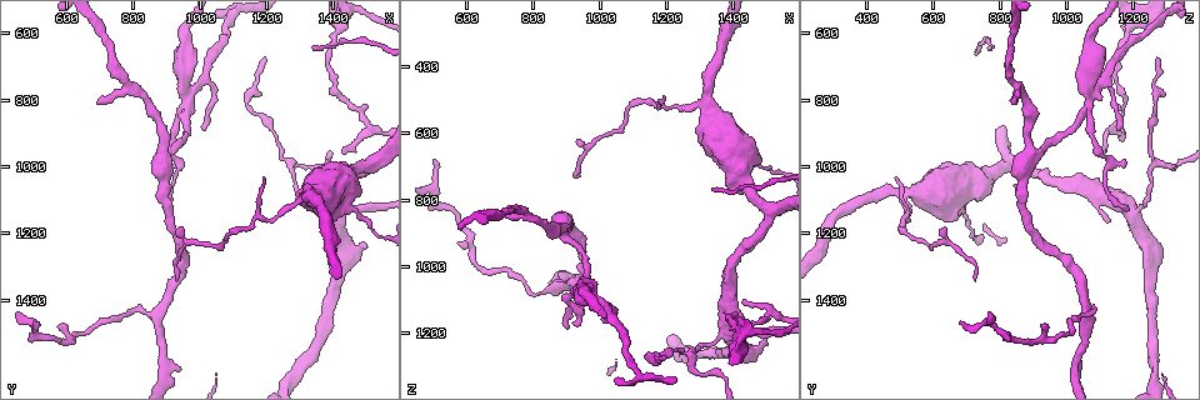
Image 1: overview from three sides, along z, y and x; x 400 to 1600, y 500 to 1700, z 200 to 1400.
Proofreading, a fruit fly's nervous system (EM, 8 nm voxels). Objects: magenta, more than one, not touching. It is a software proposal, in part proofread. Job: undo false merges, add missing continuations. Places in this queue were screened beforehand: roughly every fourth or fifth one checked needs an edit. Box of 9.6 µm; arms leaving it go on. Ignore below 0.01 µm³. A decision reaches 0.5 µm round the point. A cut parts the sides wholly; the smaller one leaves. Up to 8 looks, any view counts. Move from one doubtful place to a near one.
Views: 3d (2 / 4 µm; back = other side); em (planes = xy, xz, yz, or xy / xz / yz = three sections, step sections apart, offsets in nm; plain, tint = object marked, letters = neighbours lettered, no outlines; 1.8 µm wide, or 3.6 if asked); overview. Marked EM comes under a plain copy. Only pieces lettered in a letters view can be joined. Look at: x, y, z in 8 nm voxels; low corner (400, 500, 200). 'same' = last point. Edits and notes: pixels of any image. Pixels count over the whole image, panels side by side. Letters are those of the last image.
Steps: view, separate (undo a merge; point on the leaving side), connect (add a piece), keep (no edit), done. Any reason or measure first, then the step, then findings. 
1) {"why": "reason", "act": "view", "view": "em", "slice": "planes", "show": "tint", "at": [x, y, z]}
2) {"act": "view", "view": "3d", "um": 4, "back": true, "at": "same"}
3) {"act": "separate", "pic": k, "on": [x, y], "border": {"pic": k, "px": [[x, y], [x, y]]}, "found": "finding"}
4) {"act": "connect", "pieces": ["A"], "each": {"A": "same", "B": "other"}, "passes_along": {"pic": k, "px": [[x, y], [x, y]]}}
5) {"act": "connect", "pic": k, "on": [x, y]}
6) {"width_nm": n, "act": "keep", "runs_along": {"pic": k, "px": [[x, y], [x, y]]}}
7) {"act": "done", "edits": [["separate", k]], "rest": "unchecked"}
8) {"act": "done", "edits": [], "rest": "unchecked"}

{"why": "two arms in line, one across", "act": "view", "view": "3d", "um": 2, "back": true, "at": [1270, 990, 1260]}

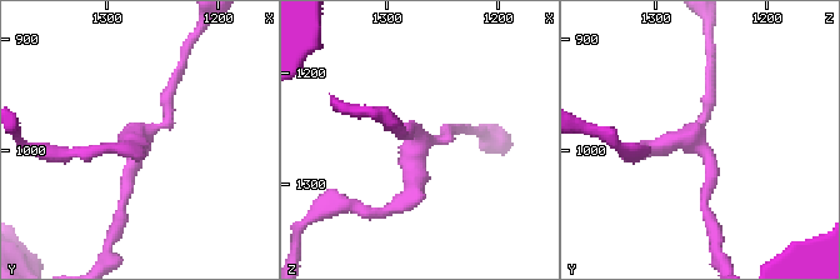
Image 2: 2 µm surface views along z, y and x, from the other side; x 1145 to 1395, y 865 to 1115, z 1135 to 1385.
{"act": "view", "view": "em", "slice": "xy", "step": 4, "show": "letters", "at": [1268, 988, 1260]}

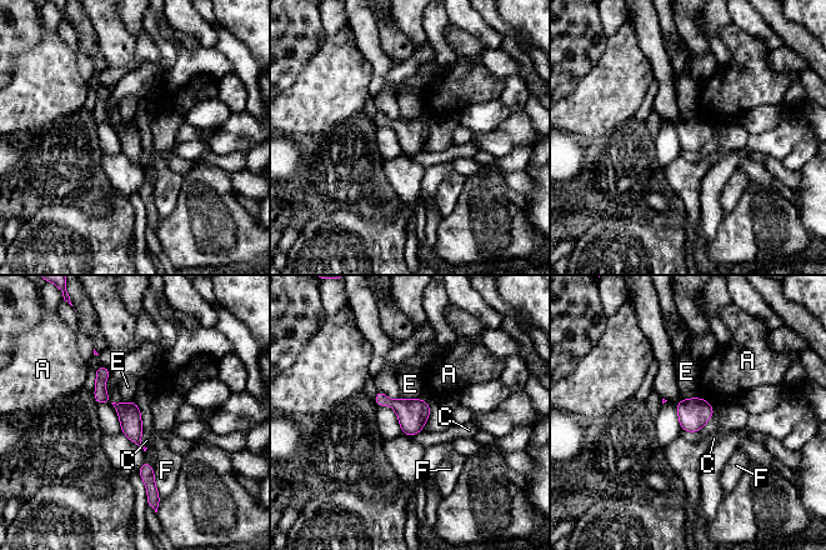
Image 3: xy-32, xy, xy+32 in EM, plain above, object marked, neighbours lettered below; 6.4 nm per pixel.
{"act": "keep", "each": {"A": "other", "C": "other", "E": "other", "F": "other"}, "border": {"pic": 3, "px": [[133, 401], [139, 409], [144, 431]]}, "found": "one neuron here"}

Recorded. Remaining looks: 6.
{"why": "four or more arms meet", "act": "view", "view": "em", "slice": "planes", "show": "letters", "at": [960, 770, 1070]}

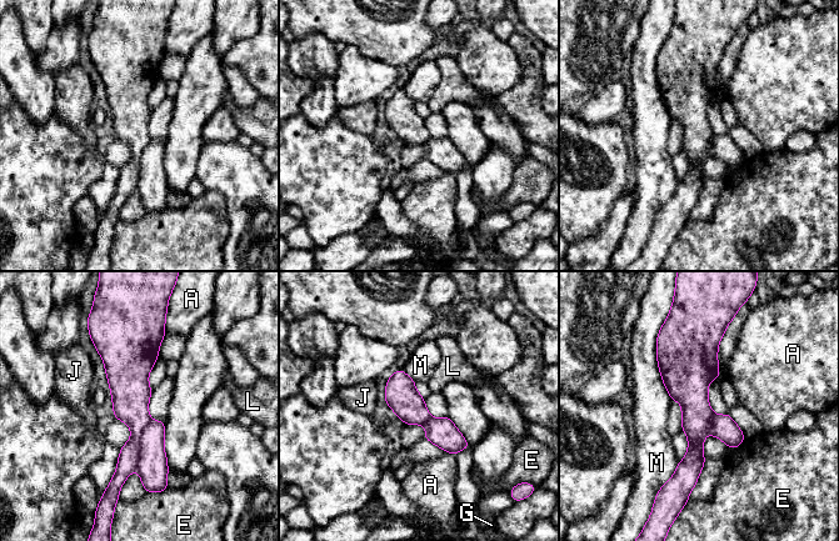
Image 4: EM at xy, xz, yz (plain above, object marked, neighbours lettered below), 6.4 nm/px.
{"width_nm": 200, "act": "separate", "pic": 4, "on": [130, 406], "each": {"A": "other", "E": "other", "G": "other", "J": "other", "L": "other", "M": "other"}, "part_leaving": {"pic": 4, "px": [[133, 336], [135, 439], [116, 482]]}, "found": "a second neuron is stuck on"}

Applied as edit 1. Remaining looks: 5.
{"why": "calibre changes", "act": "view", "view": "3d", "um": 4, "at": [1340, 1080, 530]}

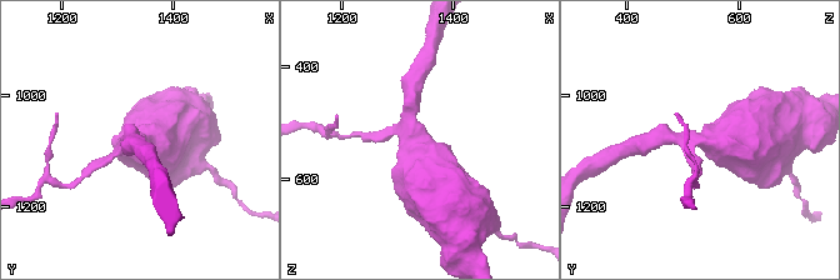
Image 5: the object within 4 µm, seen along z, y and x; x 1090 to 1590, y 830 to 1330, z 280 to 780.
{"why": "need the tissue", "act": "view", "view": "em", "um": 3.6, "slice": "xz", "step": 4, "show": "letters", "at": [1330, 1080, 530]}

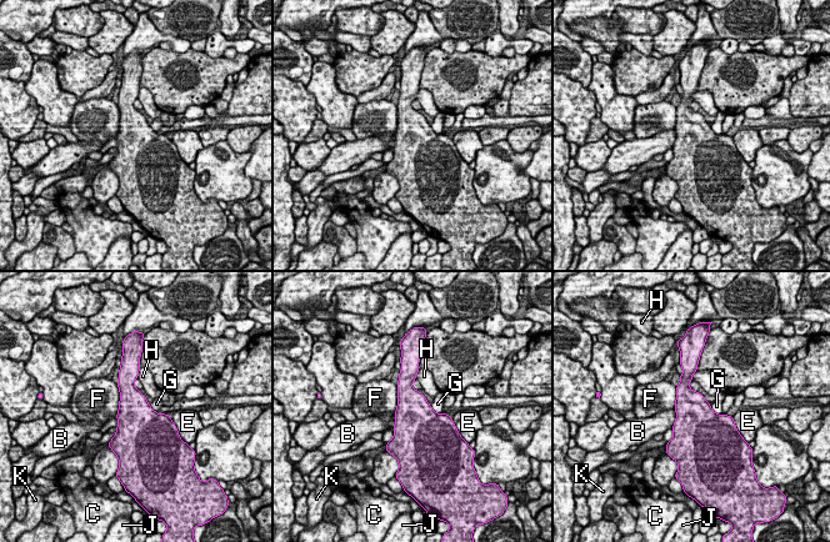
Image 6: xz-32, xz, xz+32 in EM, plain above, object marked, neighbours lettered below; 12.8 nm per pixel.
{"why": "cut it another way", "act": "view", "view": "em", "um": 3.6, "slice": "planes", "show": "letters", "at": "same"}

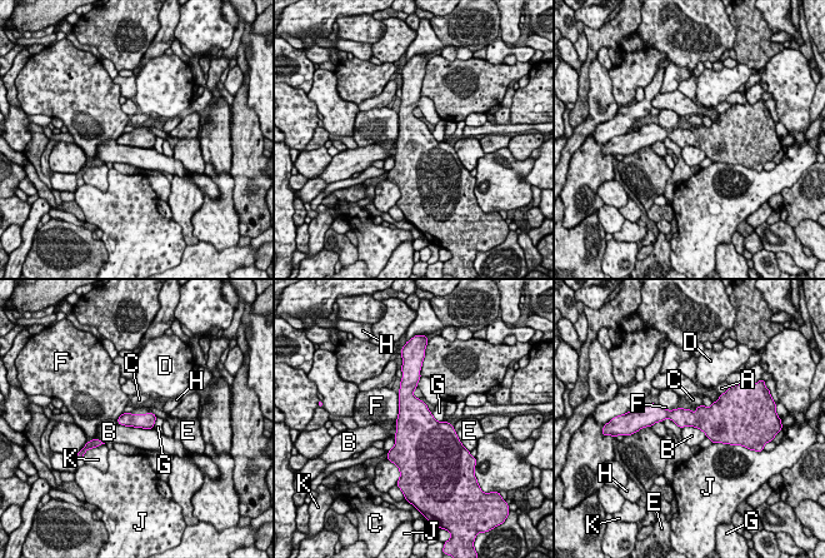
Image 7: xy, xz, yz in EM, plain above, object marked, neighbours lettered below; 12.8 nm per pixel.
{"width_nm": 190, "act": "keep", "each": {"A": "other", "B": "other", "C": "other", "D": "other", "E": "other", "F": "other", "G": "other", "H": "other", "J": "other", "K": "other"}, "border": {"pic": 7, "px": [[115, 421], [126, 426], [153, 428]]}, "found": "all the same neuron"}

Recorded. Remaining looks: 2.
{"act": "done", "edits": [["separate", 4]], "rest": "unchecked"}

